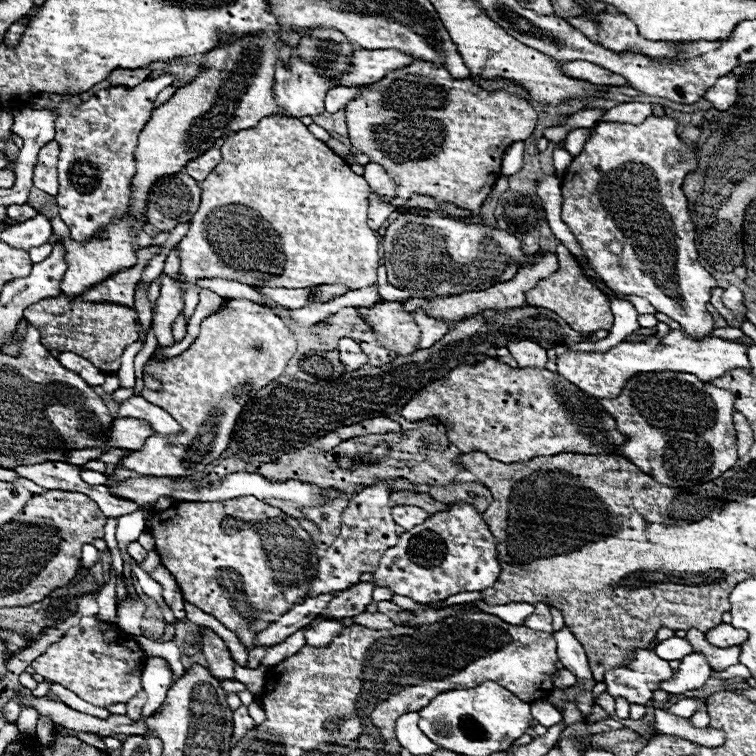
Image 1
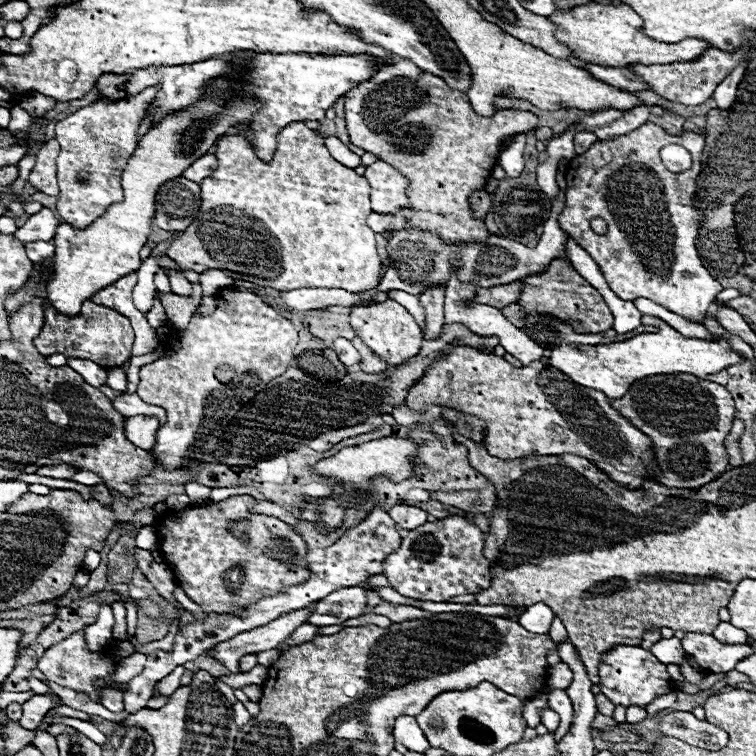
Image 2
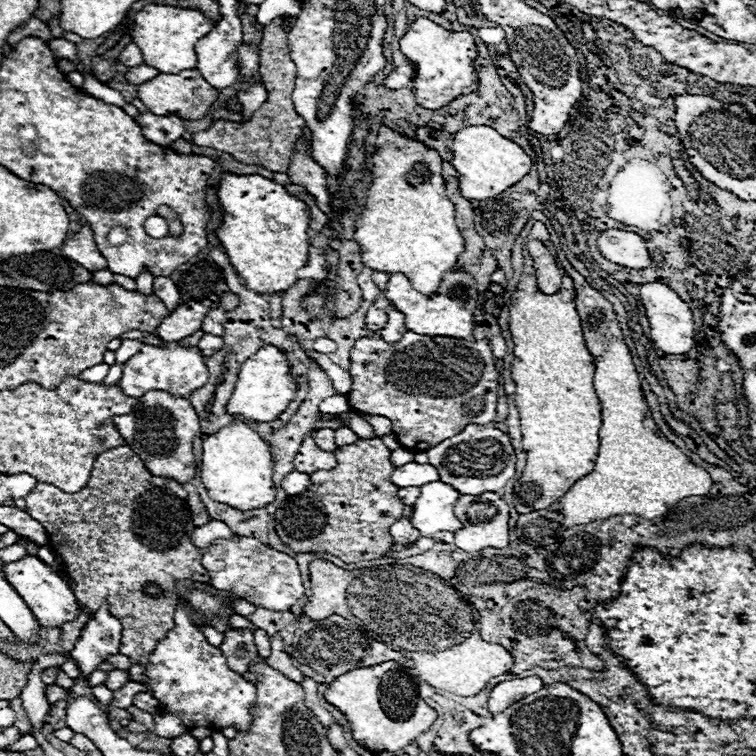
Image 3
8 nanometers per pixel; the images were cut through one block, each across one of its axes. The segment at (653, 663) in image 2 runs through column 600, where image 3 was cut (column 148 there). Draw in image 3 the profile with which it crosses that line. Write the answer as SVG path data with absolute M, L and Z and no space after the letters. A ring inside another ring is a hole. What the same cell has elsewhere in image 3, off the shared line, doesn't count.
M178 600L174 620L176 620L176 626L166 634L166 638L162 638L158 642L156 650L150 654L148 666L146 666L146 672L144 672L146 682L142 682L142 684L160 702L160 710L164 714L168 712L168 714L178 716L188 728L196 728L196 726L206 726L206 728L234 726L236 730L248 730L248 726L250 726L250 706L254 704L256 686L246 682L240 674L236 674L234 670L228 668L226 658L222 656L220 648L210 646L208 640L204 638L204 634L188 620L182 600Z

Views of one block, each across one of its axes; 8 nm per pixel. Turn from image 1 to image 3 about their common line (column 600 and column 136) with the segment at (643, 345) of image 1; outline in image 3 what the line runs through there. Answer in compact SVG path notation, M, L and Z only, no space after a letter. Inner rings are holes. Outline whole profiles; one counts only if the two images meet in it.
M144 344L142 350L124 364L120 388L124 390L124 394L128 394L132 398L140 398L150 390L164 390L178 398L188 398L194 390L202 388L206 384L206 380L208 380L208 368L196 346L182 348L182 346L174 344L174 346L158 348L158 346Z

